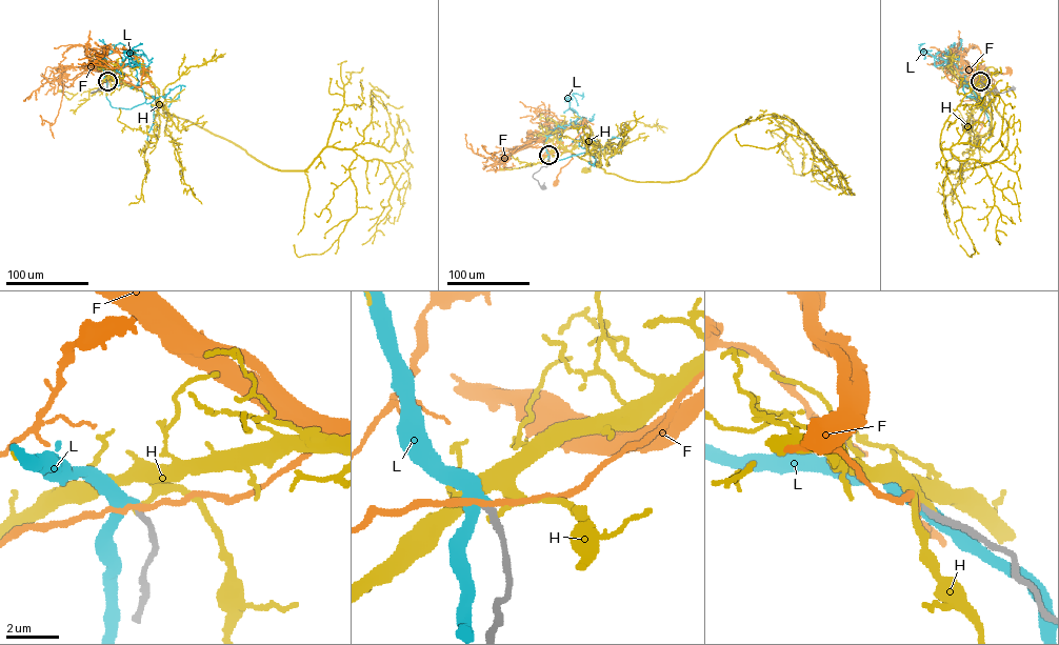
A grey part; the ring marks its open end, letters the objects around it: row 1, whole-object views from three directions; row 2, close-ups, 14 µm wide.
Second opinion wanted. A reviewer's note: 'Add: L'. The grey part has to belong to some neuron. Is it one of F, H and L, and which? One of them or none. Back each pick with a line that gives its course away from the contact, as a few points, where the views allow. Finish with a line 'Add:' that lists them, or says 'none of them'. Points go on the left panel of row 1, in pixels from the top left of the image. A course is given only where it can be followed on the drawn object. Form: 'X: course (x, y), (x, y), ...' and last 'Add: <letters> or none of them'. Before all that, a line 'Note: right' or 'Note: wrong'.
Note: right
L: course (107, 81), (112, 107), (130, 108), (145, 102), (133, 61), (137, 64), (131, 65), (127, 52), (141, 44)
Add: L

